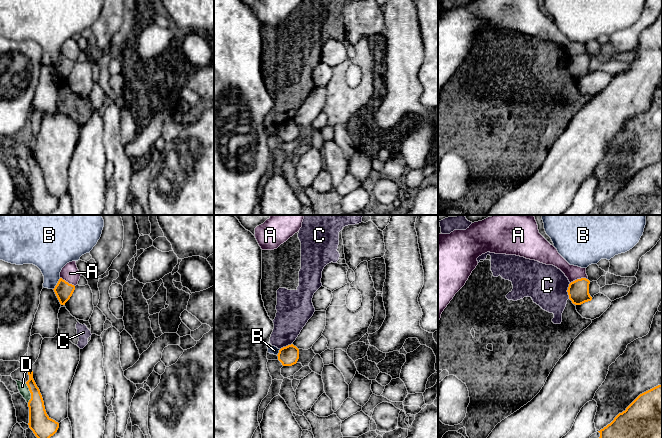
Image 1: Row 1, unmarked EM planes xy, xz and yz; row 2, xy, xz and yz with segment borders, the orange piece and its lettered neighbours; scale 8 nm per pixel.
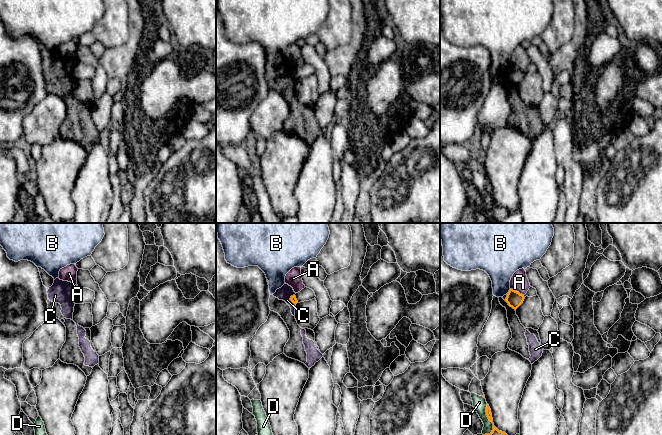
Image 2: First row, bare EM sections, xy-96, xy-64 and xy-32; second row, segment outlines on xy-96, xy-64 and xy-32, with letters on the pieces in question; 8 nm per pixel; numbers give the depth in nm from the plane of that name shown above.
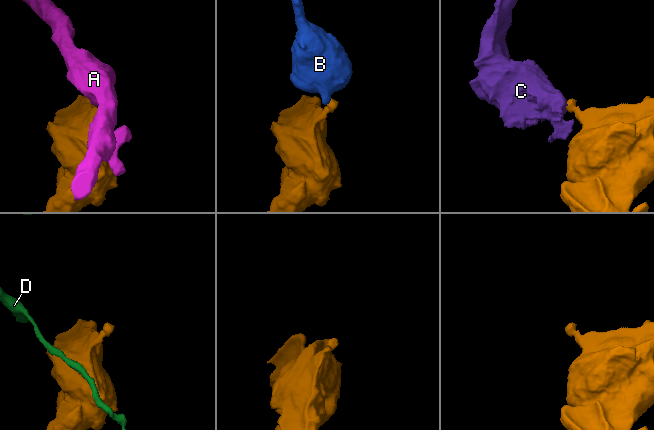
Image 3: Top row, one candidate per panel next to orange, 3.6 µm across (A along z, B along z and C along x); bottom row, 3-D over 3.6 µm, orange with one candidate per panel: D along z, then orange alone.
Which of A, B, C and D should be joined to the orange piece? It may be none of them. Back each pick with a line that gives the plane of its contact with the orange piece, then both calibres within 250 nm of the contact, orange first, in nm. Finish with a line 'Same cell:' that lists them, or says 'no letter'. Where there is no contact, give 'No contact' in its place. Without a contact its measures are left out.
Same cell: no letter

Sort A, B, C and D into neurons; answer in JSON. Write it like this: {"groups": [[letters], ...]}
{"groups": [["A"], ["B"], ["C"], ["D"]]}

